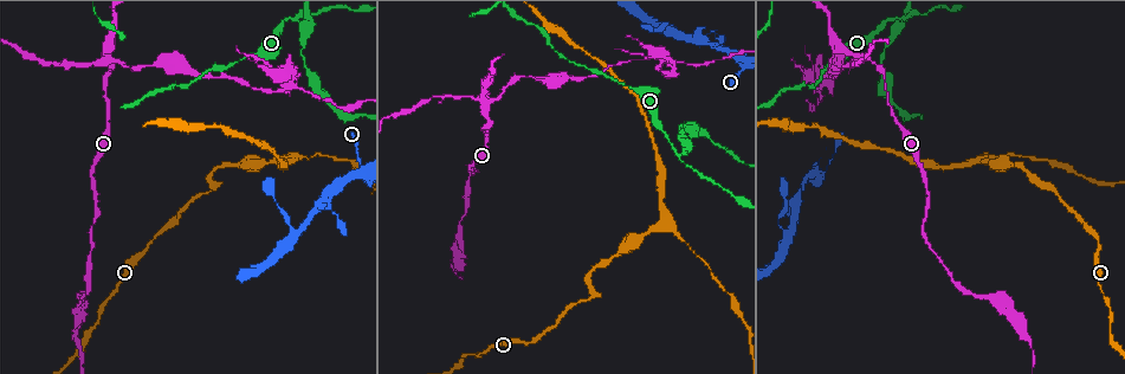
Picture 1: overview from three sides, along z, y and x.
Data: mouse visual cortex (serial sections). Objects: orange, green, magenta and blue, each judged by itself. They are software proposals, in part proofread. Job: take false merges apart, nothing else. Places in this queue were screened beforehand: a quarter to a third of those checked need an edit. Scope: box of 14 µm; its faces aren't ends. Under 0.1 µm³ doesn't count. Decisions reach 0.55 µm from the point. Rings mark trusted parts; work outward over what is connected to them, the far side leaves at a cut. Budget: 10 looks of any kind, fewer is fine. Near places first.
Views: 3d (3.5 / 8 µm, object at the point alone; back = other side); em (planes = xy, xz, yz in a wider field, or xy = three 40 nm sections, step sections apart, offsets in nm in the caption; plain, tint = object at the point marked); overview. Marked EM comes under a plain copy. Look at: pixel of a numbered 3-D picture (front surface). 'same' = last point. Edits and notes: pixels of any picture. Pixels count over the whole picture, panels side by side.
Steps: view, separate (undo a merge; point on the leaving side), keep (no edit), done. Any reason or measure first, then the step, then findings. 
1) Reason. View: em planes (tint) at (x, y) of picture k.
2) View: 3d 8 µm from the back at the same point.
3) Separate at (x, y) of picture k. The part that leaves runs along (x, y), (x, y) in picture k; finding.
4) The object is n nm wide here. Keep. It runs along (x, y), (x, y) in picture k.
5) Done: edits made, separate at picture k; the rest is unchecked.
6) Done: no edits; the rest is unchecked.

Narrows sharply. View: 3d 8 µm at (659, 227) of picture 1.

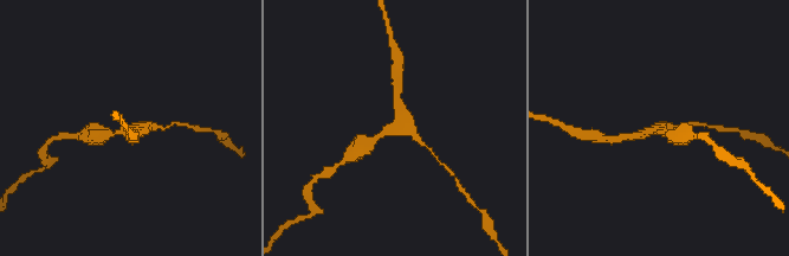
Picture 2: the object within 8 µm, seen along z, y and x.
Closer look. View: 3d 3.5 µm at (660, 131) of picture 2.

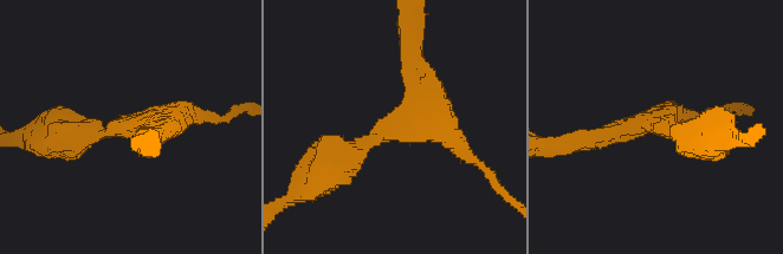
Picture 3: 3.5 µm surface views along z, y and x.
3 arms meet here; the arms are 300, 300, 300 nm wide. View: em planes (tint) at (657, 123) of picture 3.

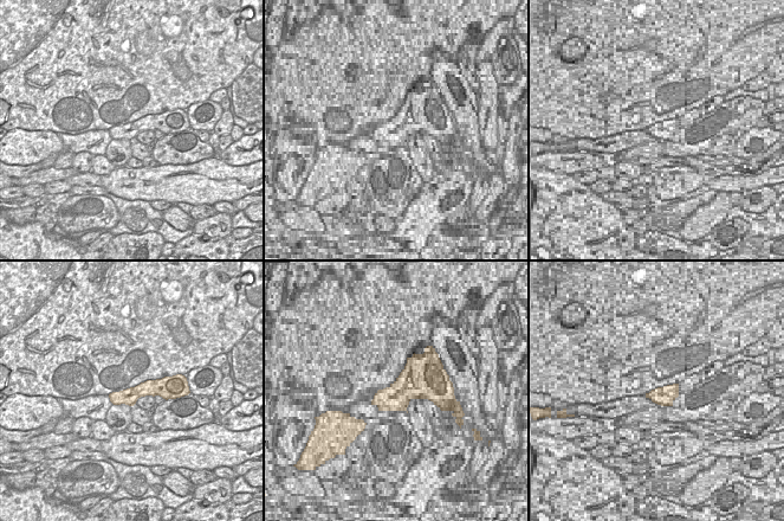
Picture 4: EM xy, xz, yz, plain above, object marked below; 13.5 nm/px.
Keep. It runs along (169, 390), (112, 398) in picture 4; all the same cell.

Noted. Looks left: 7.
Sharp bend. View: 3d 3.5 µm at (908, 13) of picture 1.

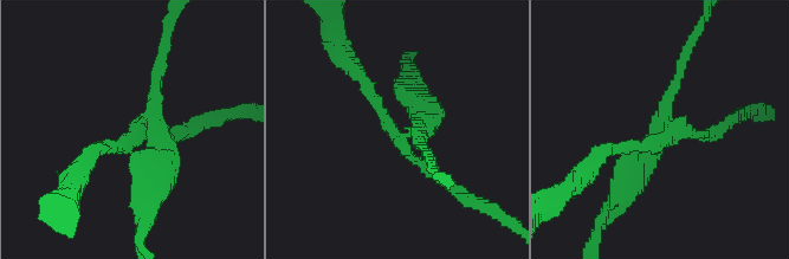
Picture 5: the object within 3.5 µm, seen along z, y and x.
Shape alone is not enough. View: em planes (tint) at (392, 133) of picture 5.

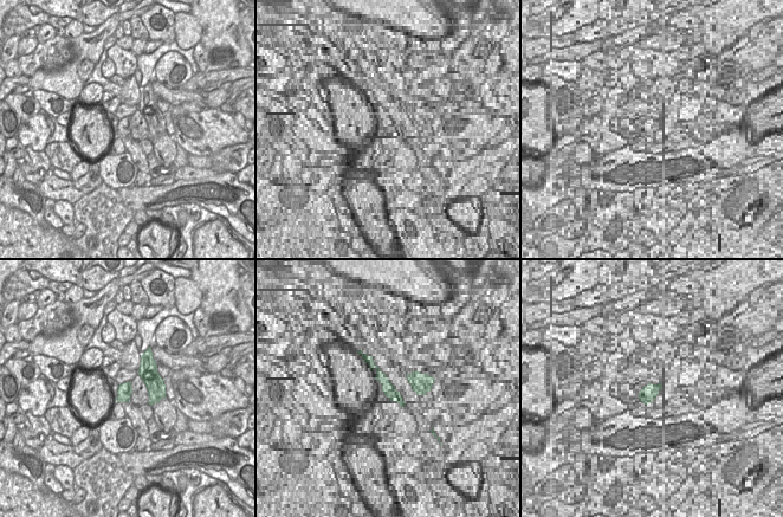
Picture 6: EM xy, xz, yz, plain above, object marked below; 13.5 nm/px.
Separate at (406, 99) of picture 5. The part that leaves runs along (409, 134), (424, 128), (413, 73) in picture 5; two cells meet here.

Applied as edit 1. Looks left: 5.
View: overview.

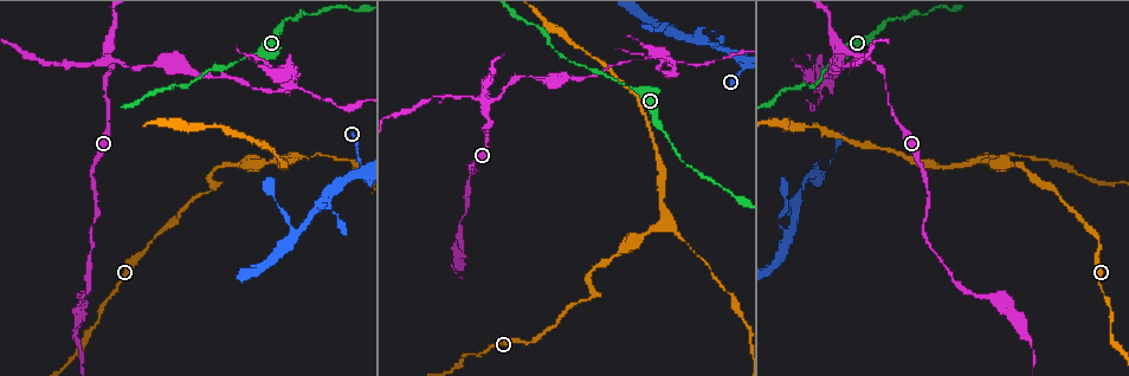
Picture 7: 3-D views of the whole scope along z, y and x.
Sharp bend. View: 3d 8 µm at (108, 58) of picture 7.

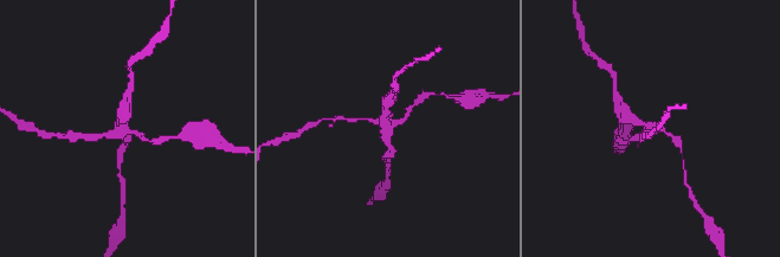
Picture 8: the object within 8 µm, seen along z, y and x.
Need the tissue. View: em xy step 2 (tint) at (652, 126) of picture 8.

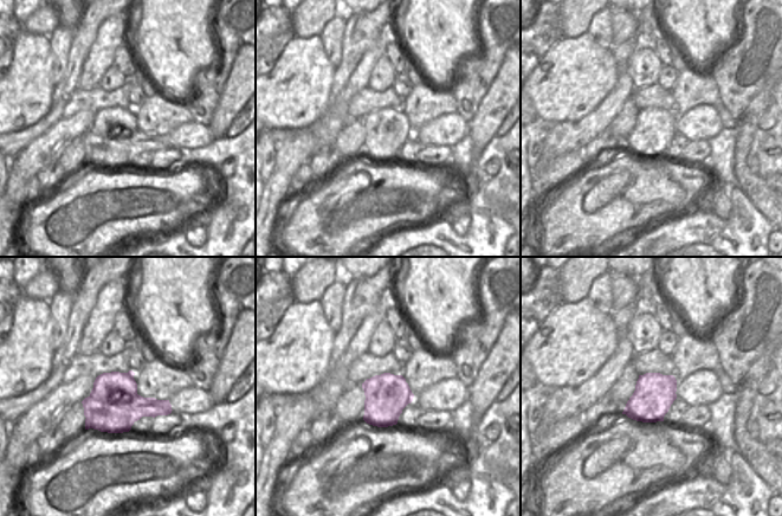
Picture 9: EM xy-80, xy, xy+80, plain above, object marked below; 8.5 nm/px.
The object is 360 nm wide here. Separate at (638, 136) of picture 8. A border runs along (137, 394), (90, 395) in picture 9; a second cell is stuck on.

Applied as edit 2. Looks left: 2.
Done: edits made, separate at picture 5, separate at picture 8; the rest is unchecked.

